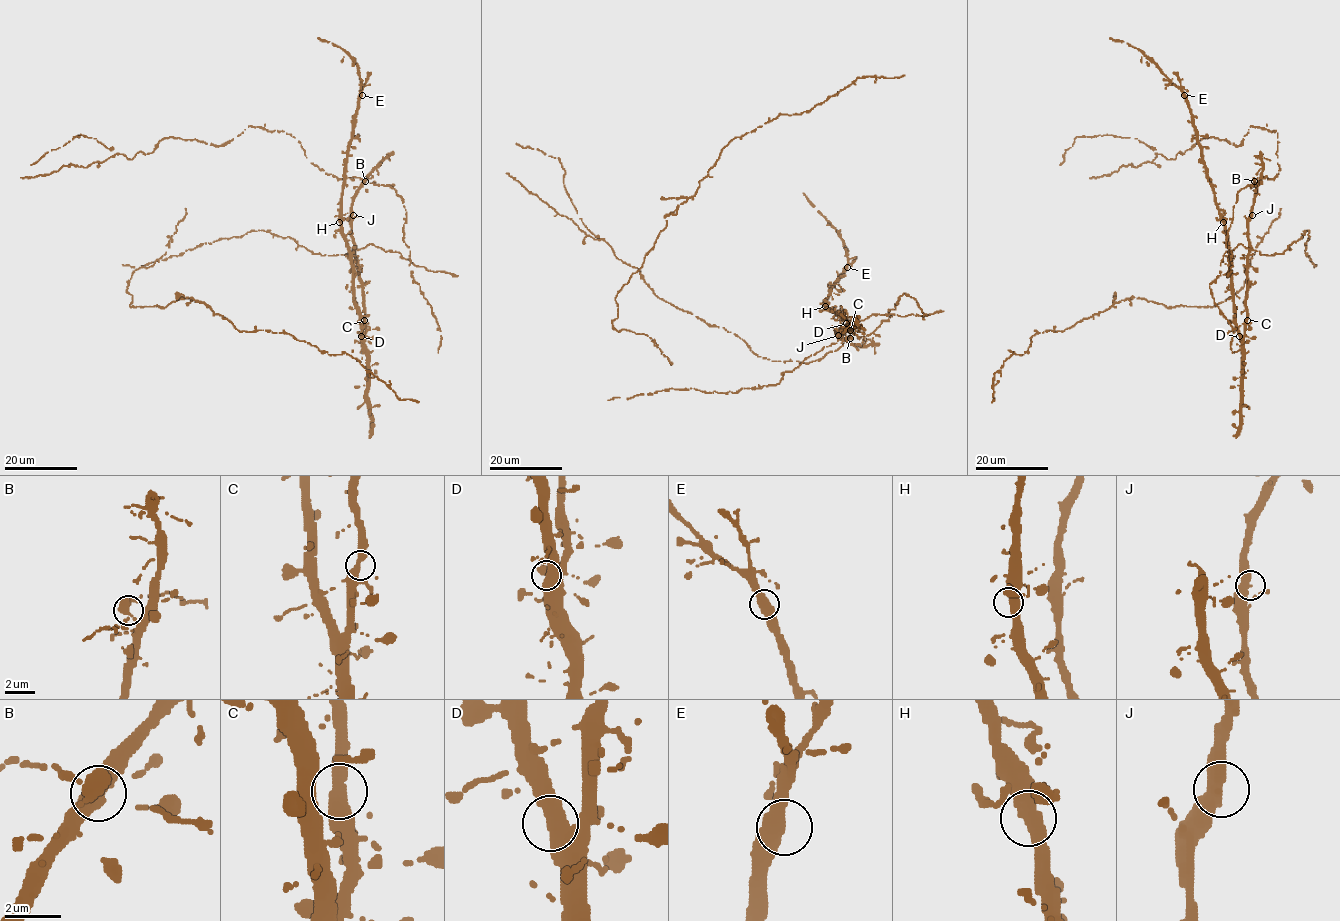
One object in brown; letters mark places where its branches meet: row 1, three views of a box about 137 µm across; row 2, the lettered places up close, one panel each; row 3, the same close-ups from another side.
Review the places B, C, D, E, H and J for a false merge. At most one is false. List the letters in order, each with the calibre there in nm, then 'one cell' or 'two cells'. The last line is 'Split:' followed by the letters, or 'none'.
B: 400 nm thick; one cell
C: 420 nm thick; one cell
D: 460 nm thick; one cell
E: 440 nm thick; one cell
H: 460 nm thick; one cell
J: 420 nm thick; one cell
Split: none

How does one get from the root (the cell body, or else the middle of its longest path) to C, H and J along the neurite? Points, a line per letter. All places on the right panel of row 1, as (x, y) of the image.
C: (1304, 235), (1282, 254), (1267, 255), (1249, 250), (1247, 320)
H: (1304, 235), (1282, 254), (1267, 255), (1249, 250), (1247, 322), (1242, 336), (1236, 323), (1229, 244), (1223, 222)
J: (1304, 235), (1282, 254), (1261, 255), (1250, 248), (1248, 241), (1248, 218), (1252, 215)

